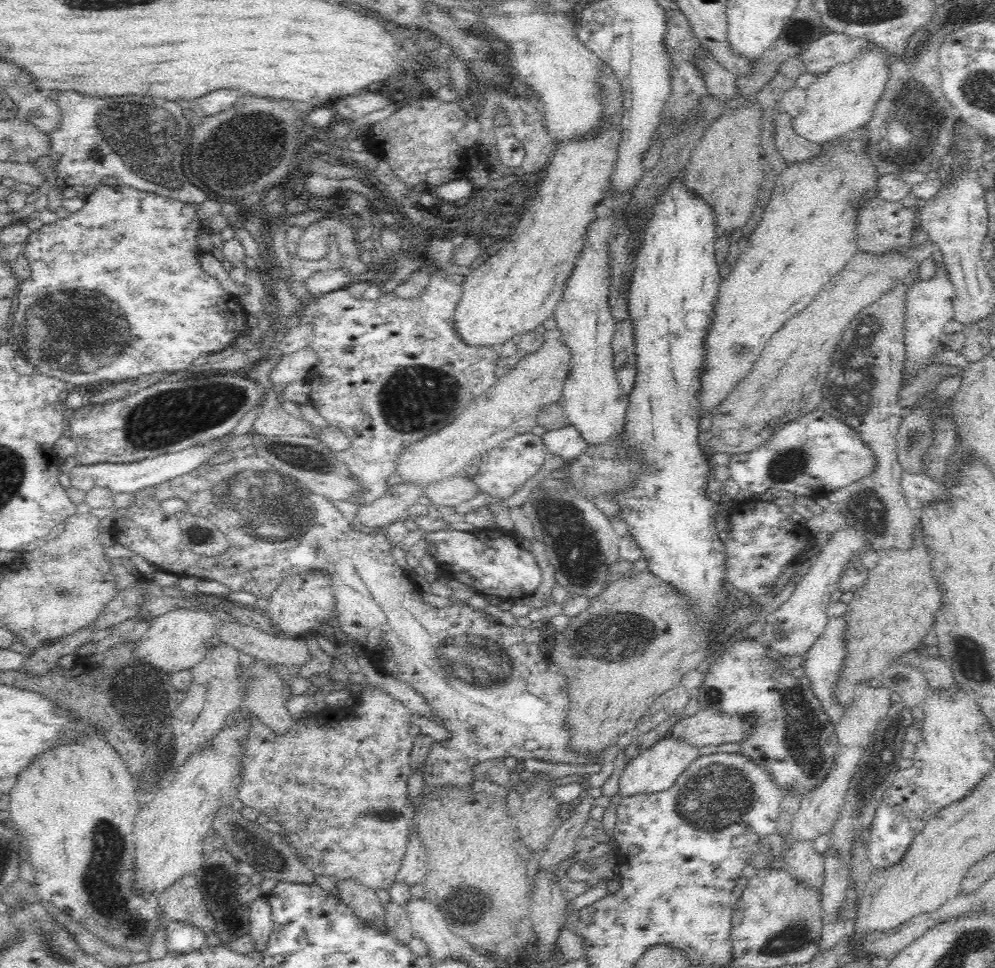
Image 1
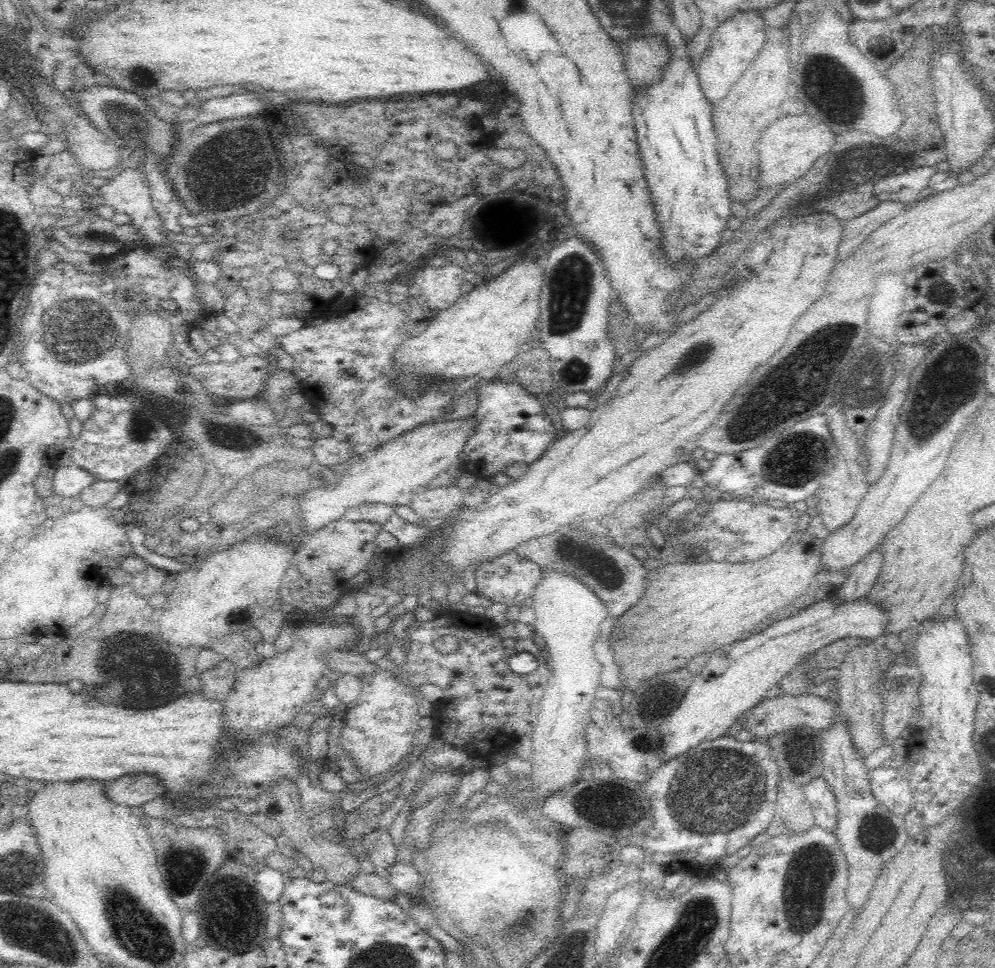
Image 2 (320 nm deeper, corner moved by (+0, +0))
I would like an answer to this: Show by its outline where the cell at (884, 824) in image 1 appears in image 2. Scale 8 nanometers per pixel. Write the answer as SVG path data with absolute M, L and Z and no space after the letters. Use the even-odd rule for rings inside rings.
M881 764L869 769L869 781L876 801L903 817L911 808L912 790L909 782L904 780L899 772L899 768Z

